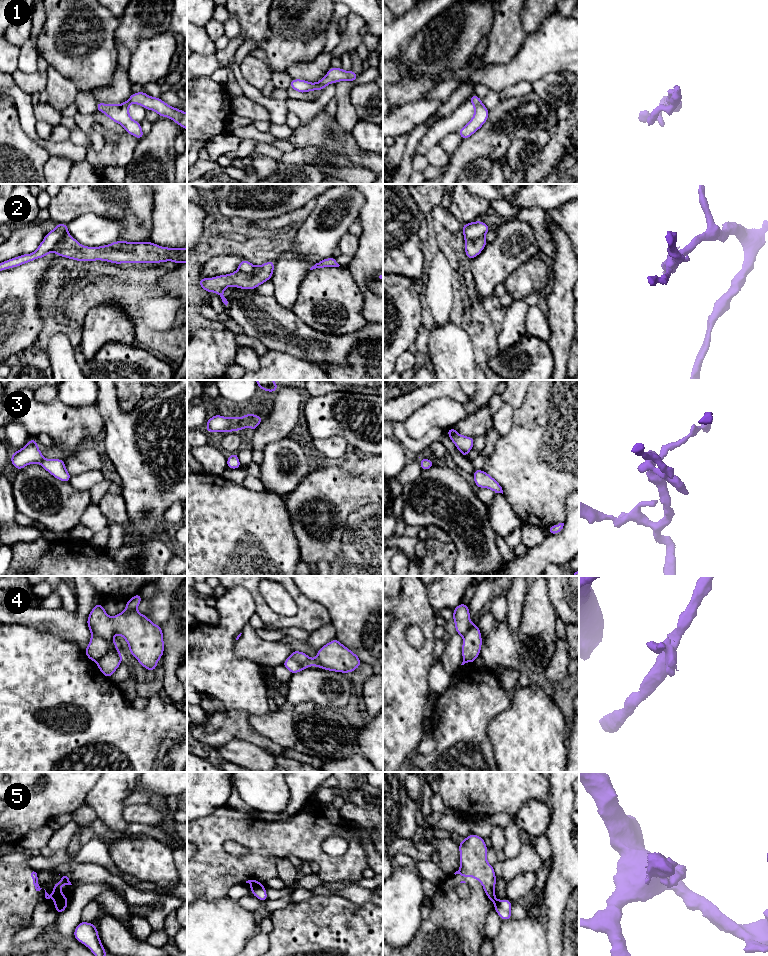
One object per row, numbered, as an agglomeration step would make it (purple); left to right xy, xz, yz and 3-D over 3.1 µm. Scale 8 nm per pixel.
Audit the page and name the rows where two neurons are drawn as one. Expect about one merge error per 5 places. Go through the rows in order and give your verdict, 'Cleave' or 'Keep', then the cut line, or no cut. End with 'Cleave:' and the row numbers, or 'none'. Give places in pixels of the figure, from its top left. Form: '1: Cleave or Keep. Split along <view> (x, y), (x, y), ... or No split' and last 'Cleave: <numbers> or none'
1: Keep. No split
2: Cleave. Split along xy (67, 232), (49, 251)
3: Cleave. Split along xz (240, 418), (237, 429)
4: Cleave. Split along xy (89, 628), (102, 636), (111, 645), (111, 648), (96, 662)
5: Cleave. Split along xy (54, 901), (67, 902)
Cleave: 2, 3, 4, 5

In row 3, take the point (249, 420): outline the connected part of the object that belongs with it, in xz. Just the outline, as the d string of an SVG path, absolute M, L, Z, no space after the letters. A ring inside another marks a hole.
M248 413L240 418L238 431L244 428L252 428L255 431L263 419L262 416Z

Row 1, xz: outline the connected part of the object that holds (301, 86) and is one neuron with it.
M331 67L326 76L316 83L311 83L302 79L292 79L290 82L290 88L296 90L299 93L306 93L308 91L324 90L330 83L337 83L340 81L355 82L359 75L353 70L344 71L342 68Z

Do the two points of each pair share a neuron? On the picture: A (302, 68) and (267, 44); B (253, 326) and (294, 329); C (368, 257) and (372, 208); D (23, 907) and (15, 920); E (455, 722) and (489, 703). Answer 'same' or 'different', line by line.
A: different
B: same
C: same
D: different
E: same

